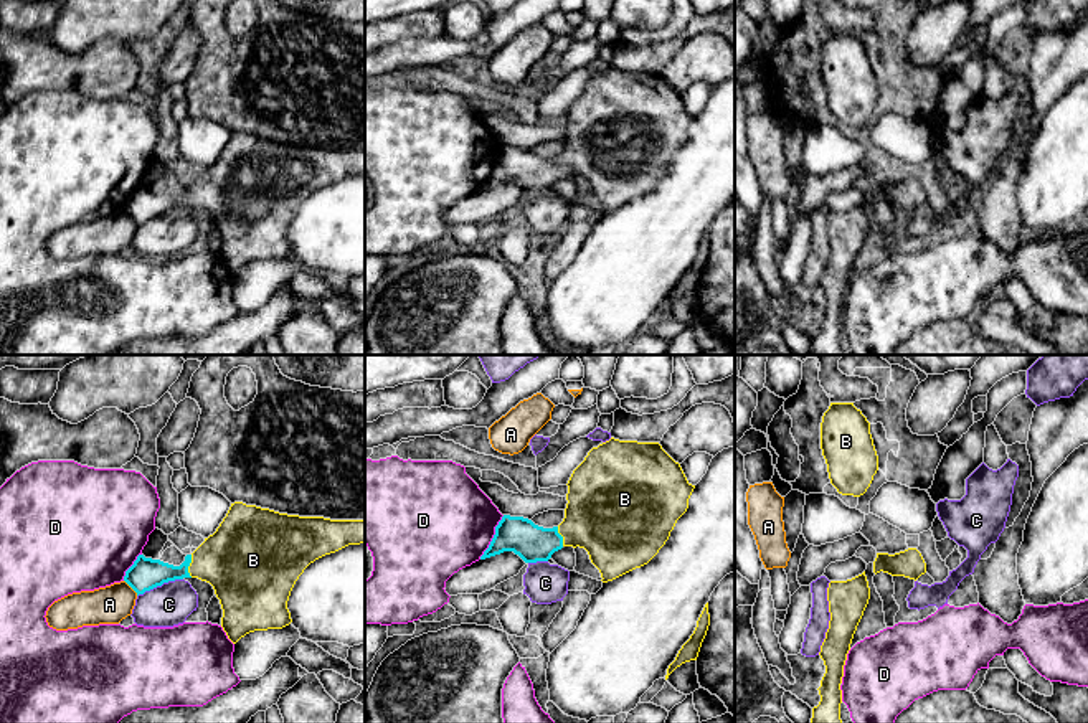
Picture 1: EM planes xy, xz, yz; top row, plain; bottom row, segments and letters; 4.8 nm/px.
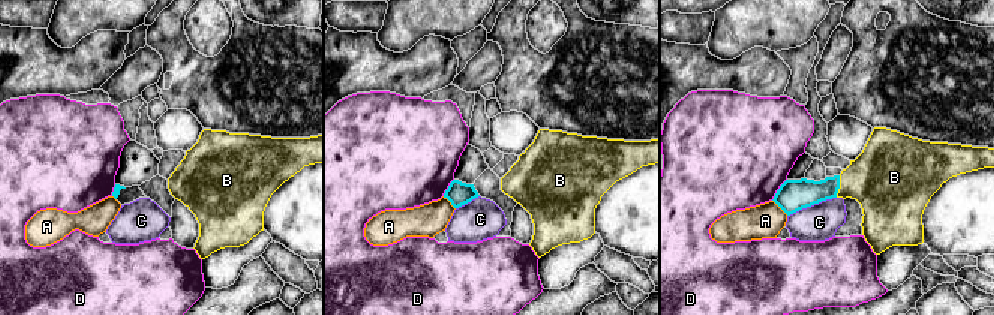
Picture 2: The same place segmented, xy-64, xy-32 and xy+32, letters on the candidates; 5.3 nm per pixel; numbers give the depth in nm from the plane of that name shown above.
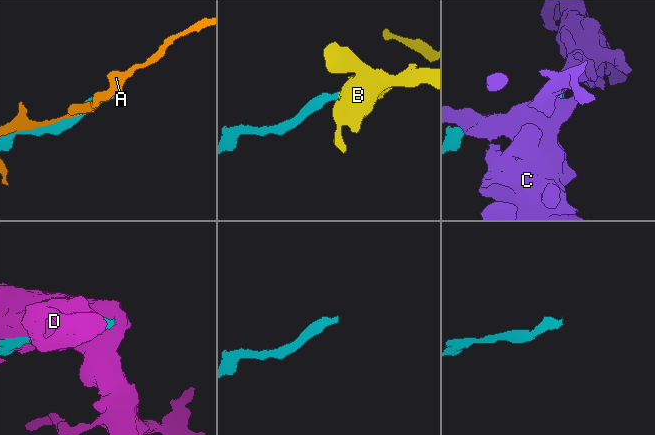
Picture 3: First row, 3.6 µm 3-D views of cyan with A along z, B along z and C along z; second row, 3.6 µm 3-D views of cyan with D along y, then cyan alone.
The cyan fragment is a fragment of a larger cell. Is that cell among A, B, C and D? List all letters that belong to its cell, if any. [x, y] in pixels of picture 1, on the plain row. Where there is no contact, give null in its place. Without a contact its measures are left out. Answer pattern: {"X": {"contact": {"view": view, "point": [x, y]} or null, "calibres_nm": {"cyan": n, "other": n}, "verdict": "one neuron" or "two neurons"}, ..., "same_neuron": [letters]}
{"A": {"contact": {"view": "xy", "point": [131, 217]}, "calibres_nm": {"cyan": 160, "other": 180}, "verdict": "two neurons"}, "B": {"contact": {"view": "xy", "point": [189, 195]}, "calibres_nm": {"cyan": 160, "other": 380}, "verdict": "one neuron"}, "C": {"contact": {"view": "xy", "point": [159, 215]}, "calibres_nm": {"cyan": 160, "other": 200}, "verdict": "two neurons"}, "D": {"contact": {"view": "xz", "point": [494, 167]}, "calibres_nm": {"cyan": 180, "other": 460}, "verdict": "two neurons"}, "same_neuron": ["B"]}

